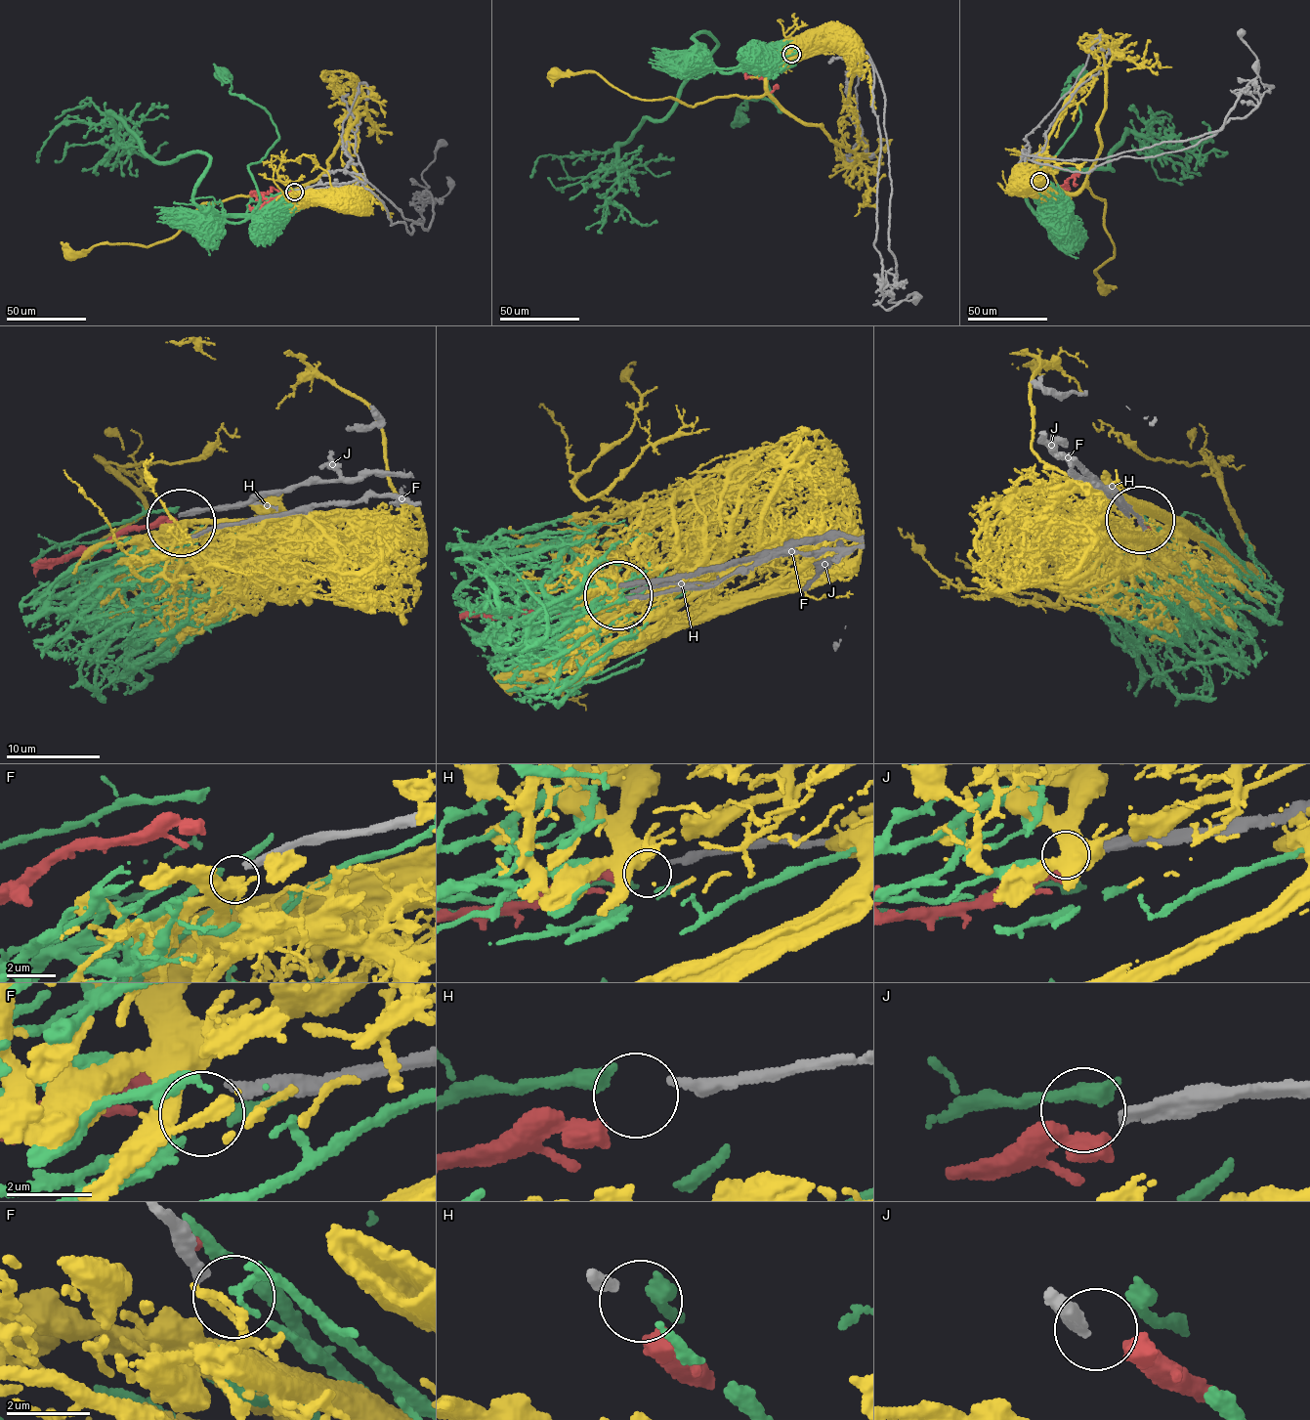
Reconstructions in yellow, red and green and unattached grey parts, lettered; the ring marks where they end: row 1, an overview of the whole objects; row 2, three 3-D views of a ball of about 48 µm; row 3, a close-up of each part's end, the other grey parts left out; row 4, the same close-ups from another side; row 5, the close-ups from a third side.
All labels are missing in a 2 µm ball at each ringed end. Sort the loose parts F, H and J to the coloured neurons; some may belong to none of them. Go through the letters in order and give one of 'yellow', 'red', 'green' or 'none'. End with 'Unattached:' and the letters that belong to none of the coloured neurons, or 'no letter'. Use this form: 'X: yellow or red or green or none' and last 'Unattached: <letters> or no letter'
F: none
H: green
J: red
Unattached: F

